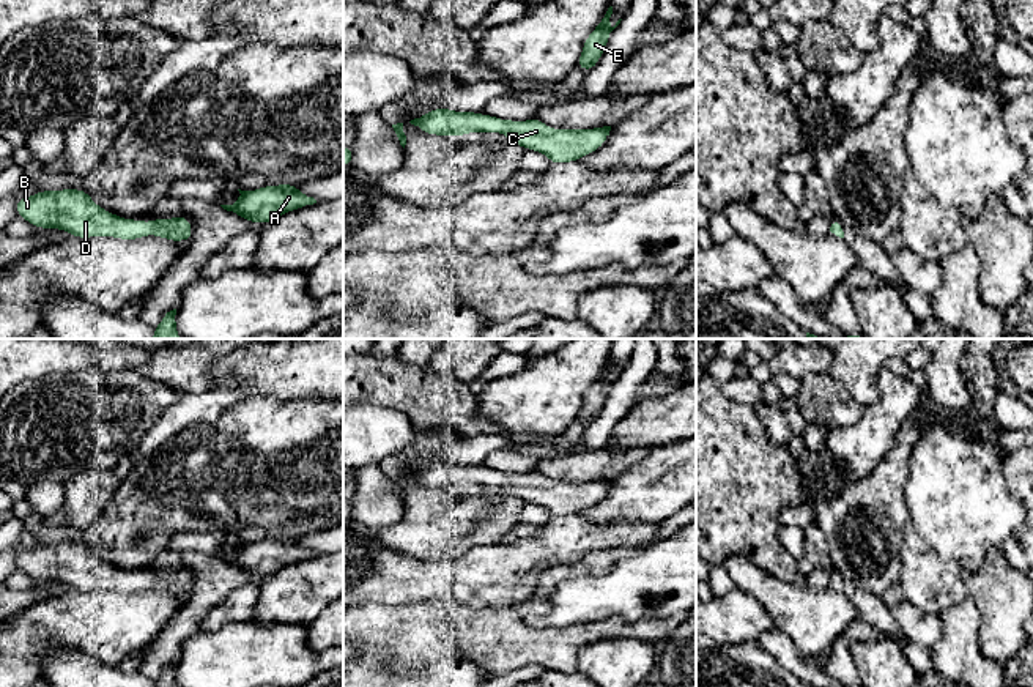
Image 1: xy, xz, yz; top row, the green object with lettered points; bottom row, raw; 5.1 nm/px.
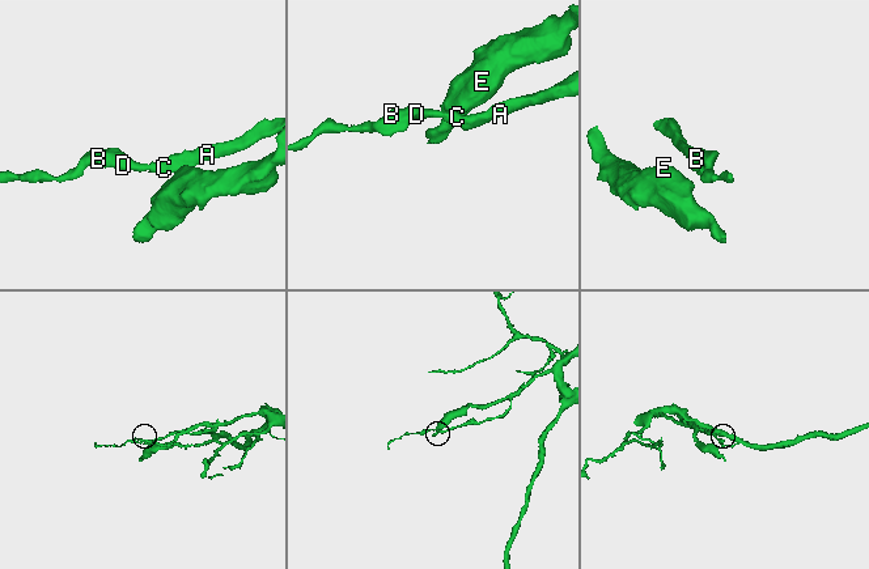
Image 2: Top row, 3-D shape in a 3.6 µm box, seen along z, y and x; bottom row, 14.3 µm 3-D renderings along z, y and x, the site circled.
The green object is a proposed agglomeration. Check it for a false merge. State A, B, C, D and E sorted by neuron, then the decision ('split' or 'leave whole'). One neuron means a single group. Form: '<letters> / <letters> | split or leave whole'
A B C D E | leave whole

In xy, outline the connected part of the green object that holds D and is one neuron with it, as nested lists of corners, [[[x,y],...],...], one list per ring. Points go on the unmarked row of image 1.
[[[80,542],[39,544],[20,550],[16,566],[35,580],[66,583],[77,591],[106,588],[129,594],[150,586],[175,596],[192,591],[192,577],[184,569],[157,570],[151,575],[124,572],[96,558],[90,547]]]

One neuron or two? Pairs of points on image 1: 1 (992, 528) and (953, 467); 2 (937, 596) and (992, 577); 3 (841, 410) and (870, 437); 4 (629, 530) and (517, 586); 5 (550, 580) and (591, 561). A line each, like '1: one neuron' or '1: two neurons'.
1: one neuron
2: two neurons
3: two neurons
4: one neuron
5: one neuron

